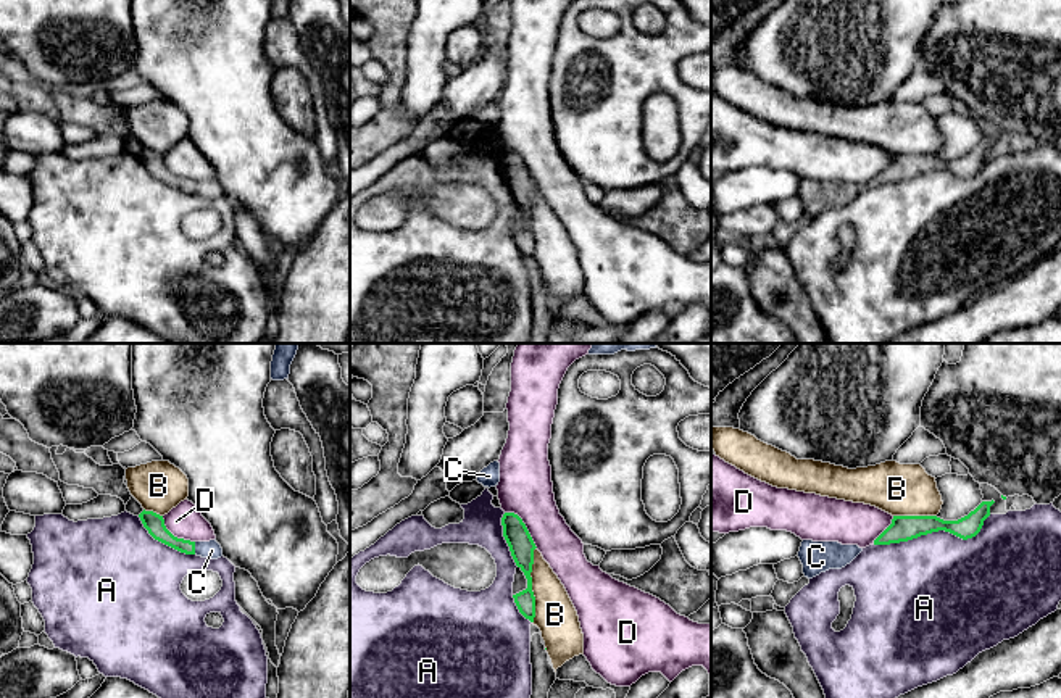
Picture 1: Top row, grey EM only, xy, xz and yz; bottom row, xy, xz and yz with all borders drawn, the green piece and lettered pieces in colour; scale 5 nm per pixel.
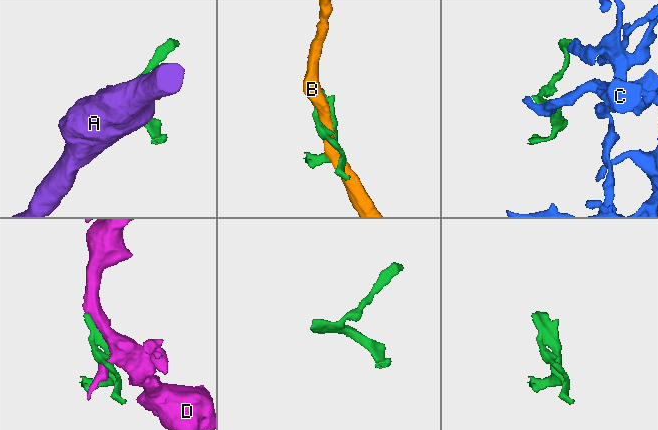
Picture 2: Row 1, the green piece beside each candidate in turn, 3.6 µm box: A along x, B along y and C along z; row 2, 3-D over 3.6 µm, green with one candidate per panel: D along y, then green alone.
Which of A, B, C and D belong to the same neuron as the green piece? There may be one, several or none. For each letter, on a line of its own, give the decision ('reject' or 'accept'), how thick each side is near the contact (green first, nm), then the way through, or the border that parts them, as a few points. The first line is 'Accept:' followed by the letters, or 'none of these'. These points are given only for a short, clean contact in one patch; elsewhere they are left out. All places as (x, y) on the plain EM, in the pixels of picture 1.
Accept: C
A: reject; calibres 130 and 480 nm
B: reject; calibres 130 and 200 nm
C: accept; calibres 100 and 90 nm; way xy (153, 162), (173, 181), (194, 187), (212, 189)
D: reject; calibres 130 and 260 nm

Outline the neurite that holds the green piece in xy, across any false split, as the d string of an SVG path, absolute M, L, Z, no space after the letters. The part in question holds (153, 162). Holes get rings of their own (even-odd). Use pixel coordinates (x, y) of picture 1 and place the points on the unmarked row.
M144 148L139 153L139 156L140 156L144 166L148 169L148 172L155 179L158 179L181 192L197 193L197 195L208 197L208 198L218 198L223 195L223 187L216 181L216 177L210 179L210 181L190 181L190 179L177 177L166 168L163 155L156 153L153 150Z

